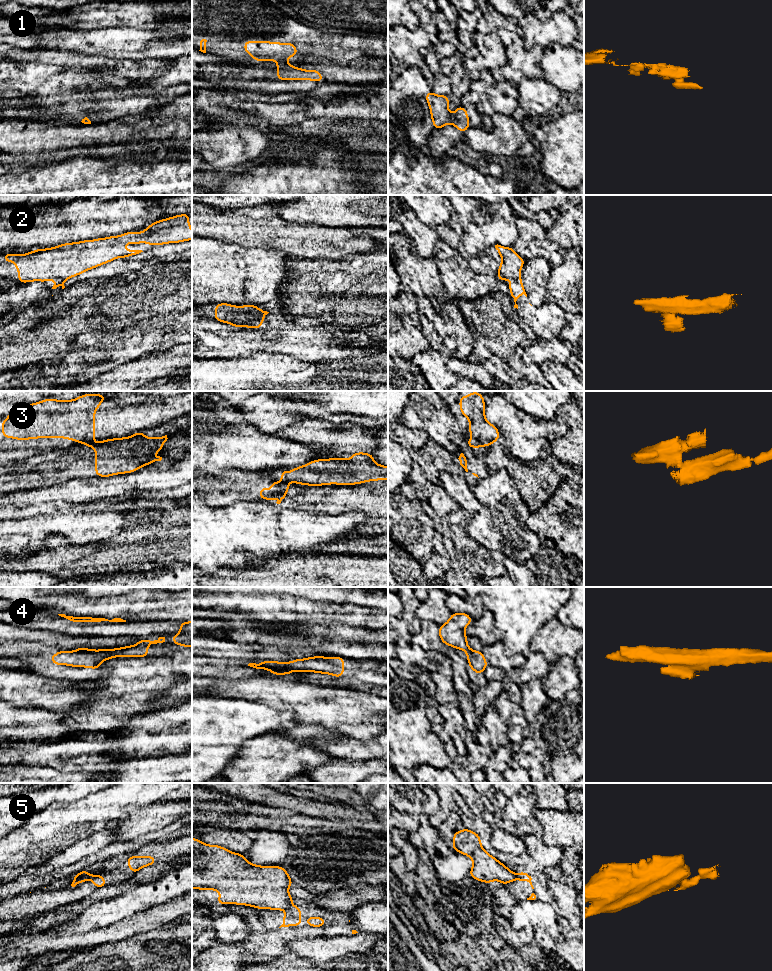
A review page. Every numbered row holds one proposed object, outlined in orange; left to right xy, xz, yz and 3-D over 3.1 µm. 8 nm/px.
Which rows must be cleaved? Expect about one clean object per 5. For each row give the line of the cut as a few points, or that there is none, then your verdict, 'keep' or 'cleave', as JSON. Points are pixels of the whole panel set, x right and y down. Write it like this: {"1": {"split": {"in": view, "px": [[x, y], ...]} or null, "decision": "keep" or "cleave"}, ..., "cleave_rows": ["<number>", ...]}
{"1": {"split": {"in": "xz", "px": [[285, 61], [277, 64]]}, "decision": "cleave"}, "2": {"split": {"in": "yz", "px": [[509, 278], [520, 280]]}, "decision": "cleave"}, "3": {"split": {"in": "xy", "px": [[91, 442], [85, 443]]}, "decision": "cleave"}, "4": {"split": {"in": "xz", "px": [[261, 663], [270, 668], [291, 668], [293, 670]]}, "decision": "cleave"}, "5": {"split": {"in": "xy", "px": [[96, 875], [81, 875], [74, 878]]}, "decision": "cleave"}, "cleave_rows": ["1", "2", "3", "4", "5"]}

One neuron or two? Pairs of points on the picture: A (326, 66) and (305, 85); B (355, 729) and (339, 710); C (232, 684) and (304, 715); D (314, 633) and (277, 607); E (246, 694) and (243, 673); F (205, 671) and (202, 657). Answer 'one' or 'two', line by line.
A: one
B: one
C: one
D: two
E: two
F: two

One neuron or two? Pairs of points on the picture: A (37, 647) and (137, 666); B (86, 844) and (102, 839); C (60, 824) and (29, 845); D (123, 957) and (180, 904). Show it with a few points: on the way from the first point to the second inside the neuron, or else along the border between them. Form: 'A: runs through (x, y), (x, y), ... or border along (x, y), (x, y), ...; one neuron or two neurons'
A: border along (26, 654), (41, 654), (49, 657); two neurons
B: runs through (90, 844), (98, 841); one neuron
C: runs through (52, 830), (37, 840); one neuron
D: border along (160, 926), (153, 929); two neurons

